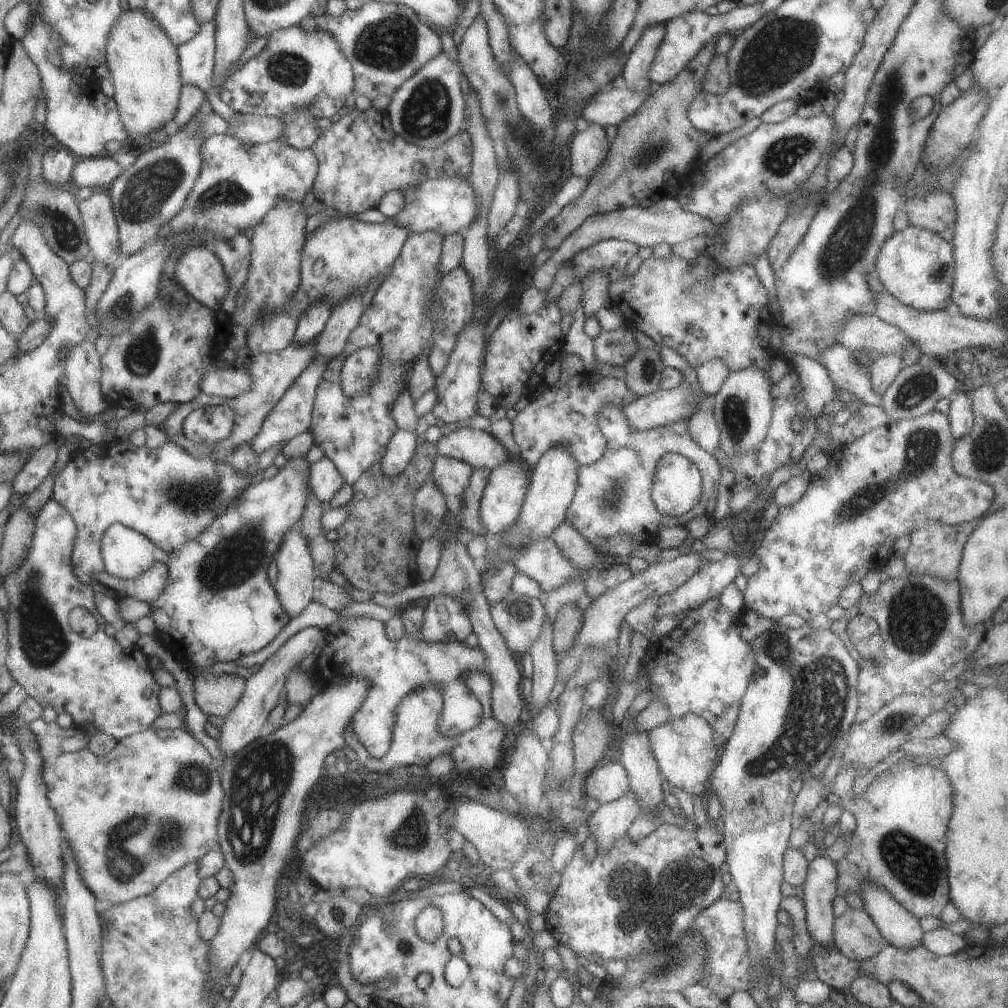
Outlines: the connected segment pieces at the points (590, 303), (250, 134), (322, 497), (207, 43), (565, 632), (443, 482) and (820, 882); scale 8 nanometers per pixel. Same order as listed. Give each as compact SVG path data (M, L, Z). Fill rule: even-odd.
M599 270L586 274L579 284L582 290L580 305L587 317L592 317L603 305L608 304L608 278Z
M235 113L228 121L225 134L249 144L280 138L282 122L278 117Z
M323 456L308 466L307 484L311 494L324 504L341 488L343 481L332 462Z
M214 18L201 23L198 33L176 47L179 78L183 85L193 85L207 90L214 65Z
M571 603L562 605L557 610L555 620L552 623L552 650L560 653L572 645L578 635L582 623L582 614Z
M436 455L429 471L429 479L446 498L461 496L472 470L472 467L460 460Z
M817 855L806 868L801 885L804 923L814 944L833 949L832 900L836 895L837 869L828 856Z

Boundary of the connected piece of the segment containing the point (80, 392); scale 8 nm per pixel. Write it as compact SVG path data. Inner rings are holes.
M82 341L69 349L65 357L62 376L67 394L73 400L79 418L87 421L83 423L89 423L88 421L91 421L93 416L97 416L105 408L109 407L101 394L100 384L98 383L98 378L100 377L100 355L95 351L93 341Z

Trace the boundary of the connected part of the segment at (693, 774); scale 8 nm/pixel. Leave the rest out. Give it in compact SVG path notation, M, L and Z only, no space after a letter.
M693 713L672 719L667 717L663 724L648 730L648 741L651 754L655 759L661 778L671 786L681 788L695 796L704 796L708 786L708 776L716 765L719 749L712 741L711 727L700 716Z

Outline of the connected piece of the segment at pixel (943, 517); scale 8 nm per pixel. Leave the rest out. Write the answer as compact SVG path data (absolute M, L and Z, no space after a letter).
M933 410L912 419L897 419L884 425L877 425L853 439L848 445L841 446L837 452L837 456L839 456L837 462L828 464L824 469L812 474L801 498L789 506L778 507L777 515L773 518L770 526L764 530L761 545L752 554L759 560L759 568L748 578L745 588L742 590L742 603L745 608L751 609L763 618L770 618L771 621L776 621L785 615L799 615L805 620L809 620L817 614L834 614L836 613L837 599L843 587L851 582L859 583L863 577L872 573L870 564L883 566L885 558L889 558L889 554L892 554L892 544L896 538L905 536L919 527L940 524L956 525L975 522L975 520L982 518L988 512L993 498L992 488L984 482L959 476L953 470L950 452L954 441L949 430L947 415Z

